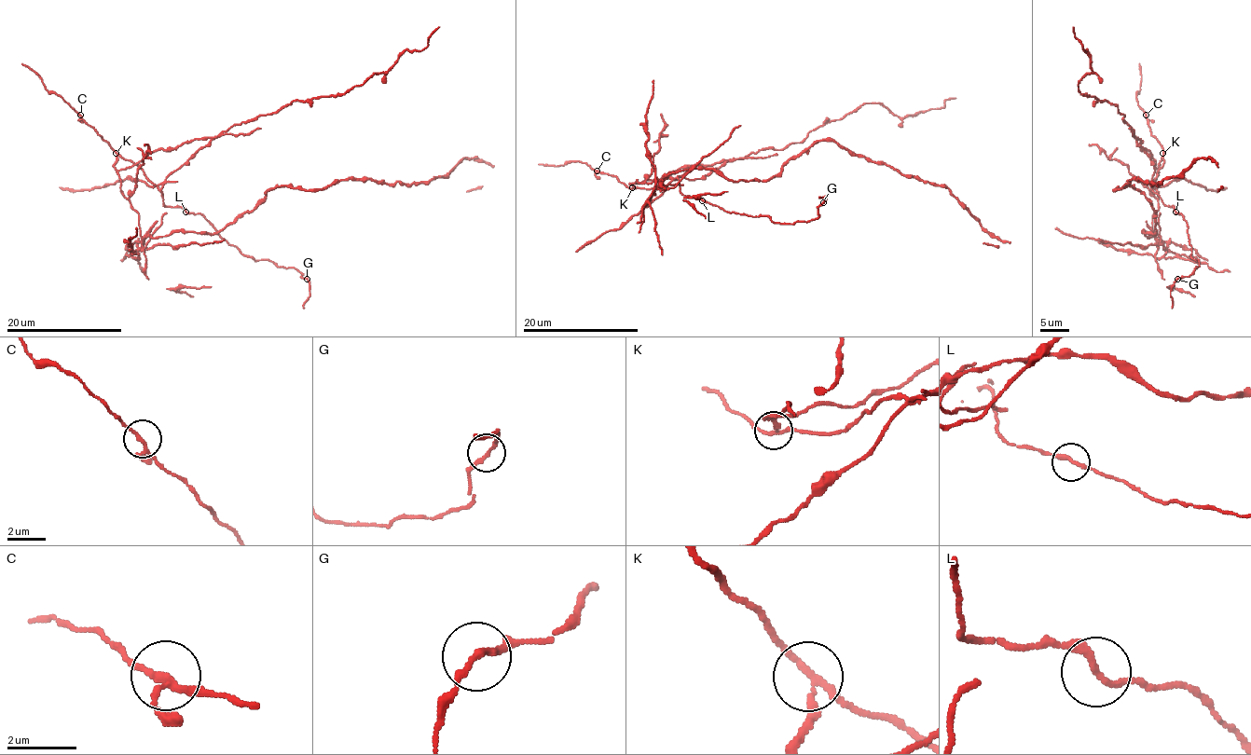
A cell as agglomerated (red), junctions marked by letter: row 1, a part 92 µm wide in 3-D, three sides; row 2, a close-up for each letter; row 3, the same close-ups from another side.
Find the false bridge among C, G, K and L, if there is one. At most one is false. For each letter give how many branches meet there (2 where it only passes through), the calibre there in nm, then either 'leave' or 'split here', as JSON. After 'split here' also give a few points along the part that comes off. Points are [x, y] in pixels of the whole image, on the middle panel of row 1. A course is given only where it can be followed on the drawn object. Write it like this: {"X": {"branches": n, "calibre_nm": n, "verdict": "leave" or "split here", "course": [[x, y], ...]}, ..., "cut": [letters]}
{"C": {"branches": 3, "calibre_nm": 170, "verdict": "leave"}, "G": {"branches": 2, "calibre_nm": 200, "verdict": "leave"}, "K": {"branches": 3, "calibre_nm": 170, "verdict": "split here"}, "L": {"branches": 2, "calibre_nm": 200, "verdict": "leave"}, "cut": ["K"]}

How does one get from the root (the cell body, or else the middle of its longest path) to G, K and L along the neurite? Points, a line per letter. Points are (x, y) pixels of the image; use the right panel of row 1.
G: (1154, 237), (1155, 178), (1162, 157), (1152, 189), (1186, 221), (1191, 255), (1199, 260), (1189, 276), (1177, 279)
K: (1154, 237), (1152, 214), (1158, 208), (1155, 178), (1162, 154)
L: (1154, 237), (1152, 214), (1158, 208), (1155, 178), (1162, 157), (1164, 164), (1157, 172), (1152, 189), (1175, 212)

